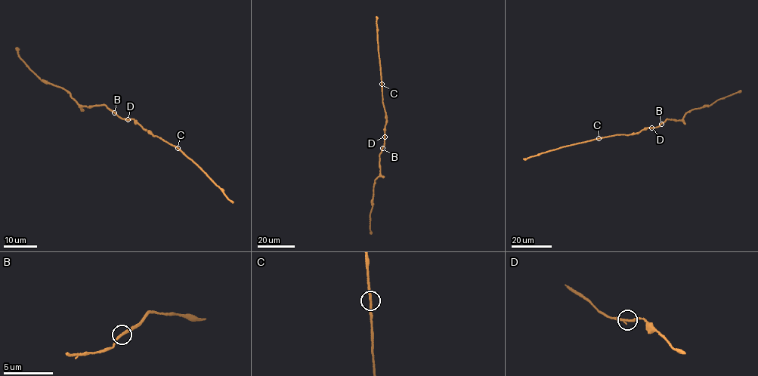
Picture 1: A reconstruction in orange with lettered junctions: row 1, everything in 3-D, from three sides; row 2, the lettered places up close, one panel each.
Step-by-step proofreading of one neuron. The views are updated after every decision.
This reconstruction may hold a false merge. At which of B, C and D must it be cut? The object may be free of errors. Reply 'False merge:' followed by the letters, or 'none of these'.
False merge: none of these

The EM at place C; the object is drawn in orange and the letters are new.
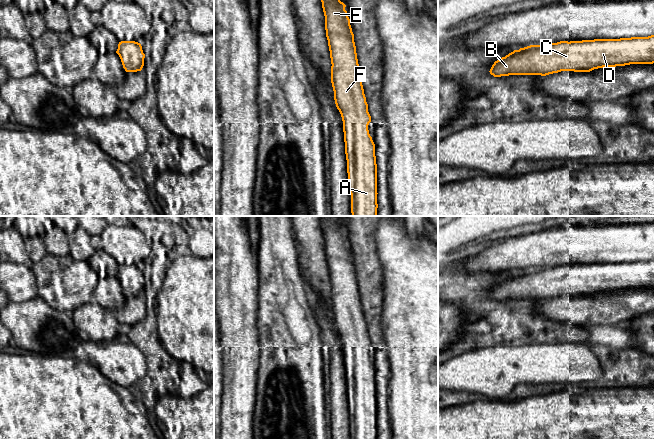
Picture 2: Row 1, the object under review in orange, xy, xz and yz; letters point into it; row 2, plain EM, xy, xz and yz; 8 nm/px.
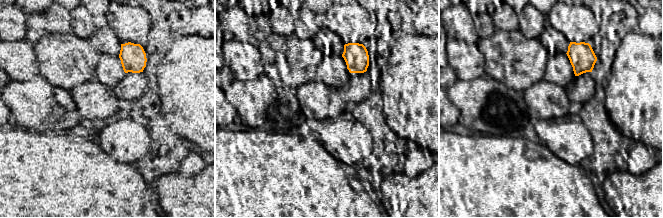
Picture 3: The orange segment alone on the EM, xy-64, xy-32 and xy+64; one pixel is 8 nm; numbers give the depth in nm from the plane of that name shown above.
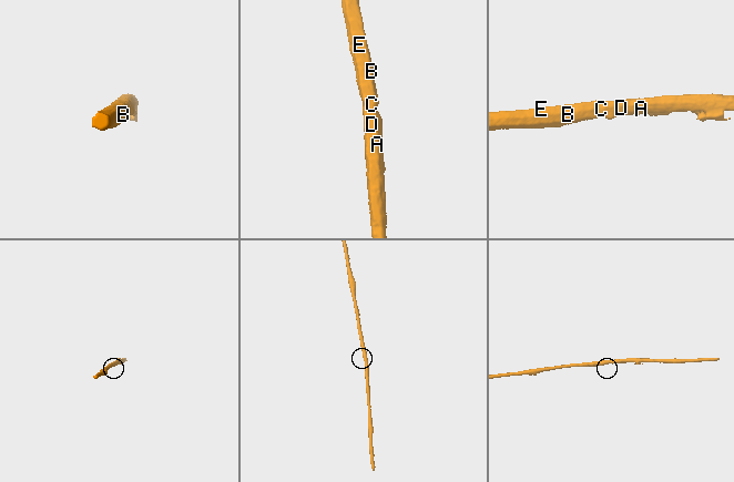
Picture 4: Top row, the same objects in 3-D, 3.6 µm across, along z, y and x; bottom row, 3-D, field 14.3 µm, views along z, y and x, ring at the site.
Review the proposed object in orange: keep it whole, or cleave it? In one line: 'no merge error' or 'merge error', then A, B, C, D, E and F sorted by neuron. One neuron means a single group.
no merge error | A B C D E F

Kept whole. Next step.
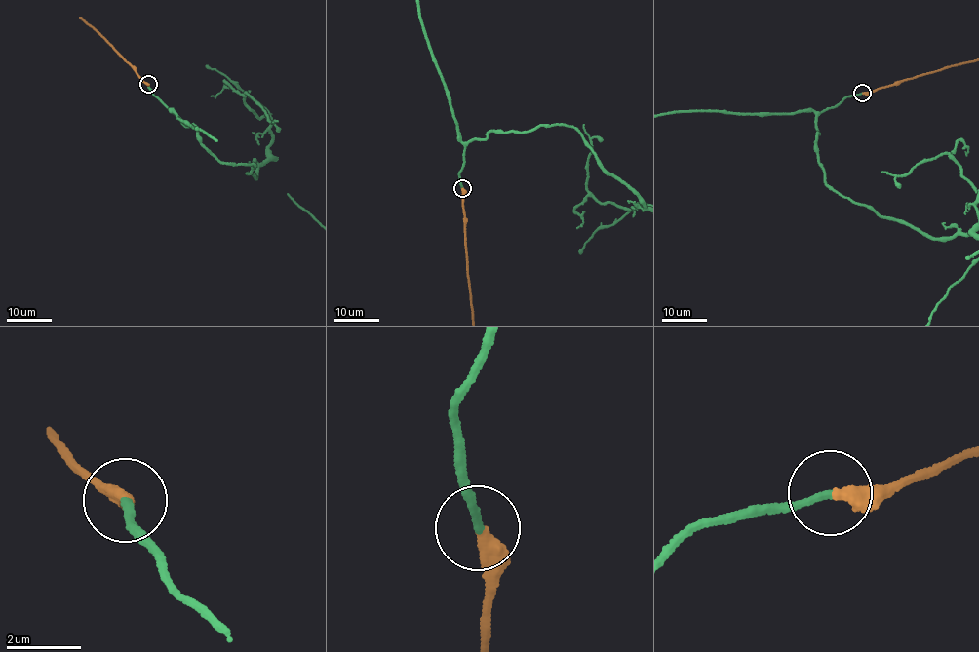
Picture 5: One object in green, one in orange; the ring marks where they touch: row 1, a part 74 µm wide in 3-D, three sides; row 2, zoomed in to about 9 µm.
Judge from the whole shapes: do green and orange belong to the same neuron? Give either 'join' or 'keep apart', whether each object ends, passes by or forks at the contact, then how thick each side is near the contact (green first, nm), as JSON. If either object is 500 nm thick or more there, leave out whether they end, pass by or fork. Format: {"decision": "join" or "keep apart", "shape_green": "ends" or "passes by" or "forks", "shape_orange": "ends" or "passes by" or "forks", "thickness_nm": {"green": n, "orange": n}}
{"decision": "join", "shape_green": "ends", "shape_orange": "ends", "thickness_nm": {"green": 200, "orange": 360}}

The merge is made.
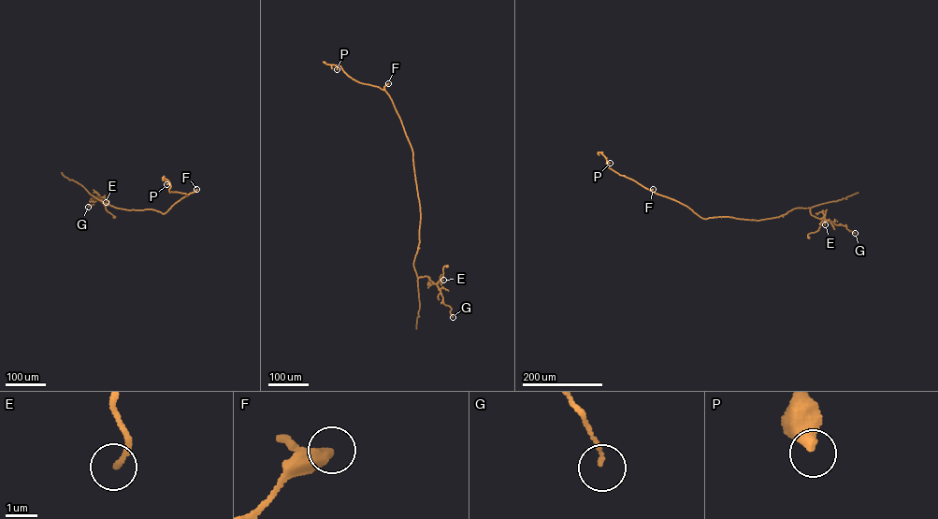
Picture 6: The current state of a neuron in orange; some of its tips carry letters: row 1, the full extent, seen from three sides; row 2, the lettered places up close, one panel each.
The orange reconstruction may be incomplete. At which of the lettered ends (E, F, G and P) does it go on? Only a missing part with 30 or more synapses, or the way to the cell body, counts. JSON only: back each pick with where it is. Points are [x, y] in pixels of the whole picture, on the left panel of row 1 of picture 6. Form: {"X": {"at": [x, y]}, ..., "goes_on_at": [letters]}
{"goes_on_at": []}

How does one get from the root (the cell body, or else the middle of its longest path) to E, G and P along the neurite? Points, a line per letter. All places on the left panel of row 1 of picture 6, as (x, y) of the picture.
E: (114, 217), (99, 198), (104, 197), (106, 202)
G: (114, 217), (99, 198), (88, 207)
P: (114, 217), (90, 194), (117, 208), (164, 213), (188, 194), (169, 192), (166, 184)

